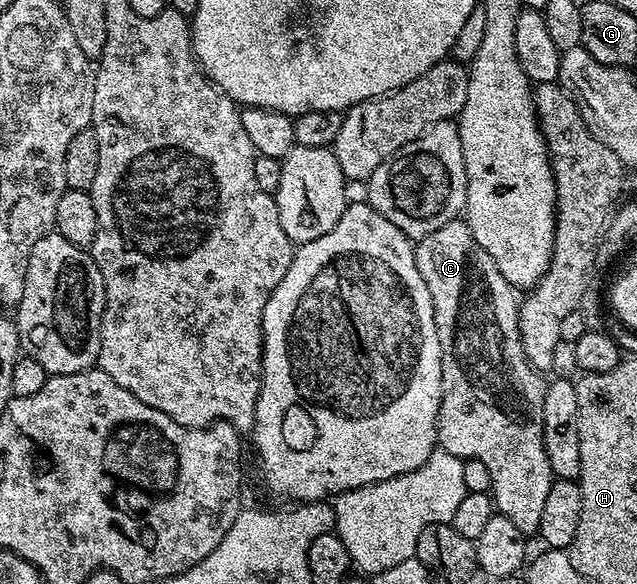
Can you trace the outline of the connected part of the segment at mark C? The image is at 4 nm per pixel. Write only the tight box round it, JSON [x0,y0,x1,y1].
[415,219,553,534]

